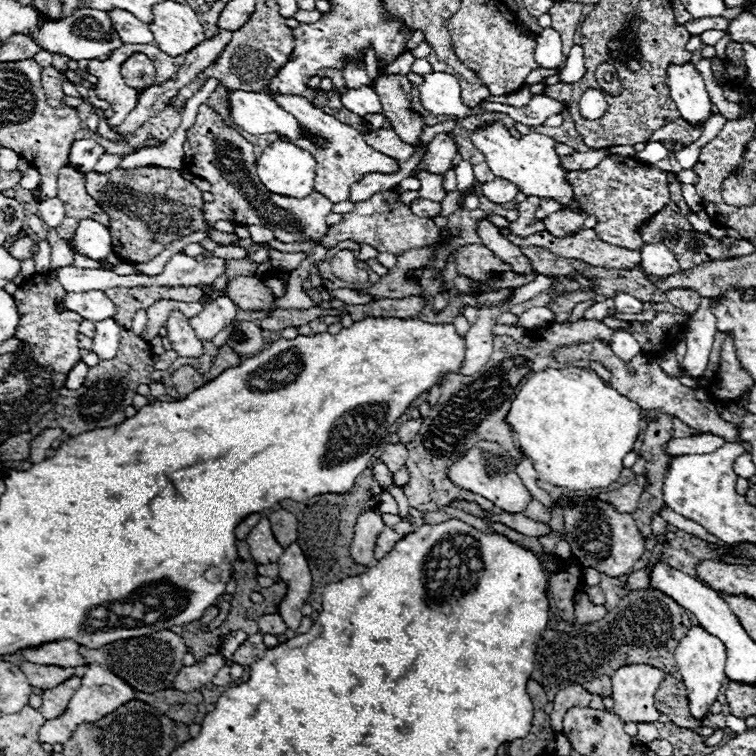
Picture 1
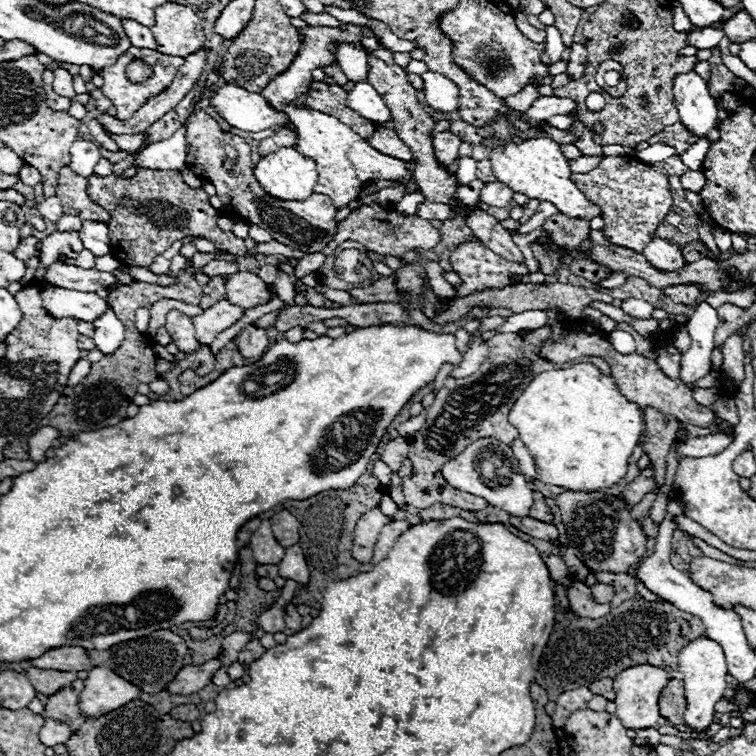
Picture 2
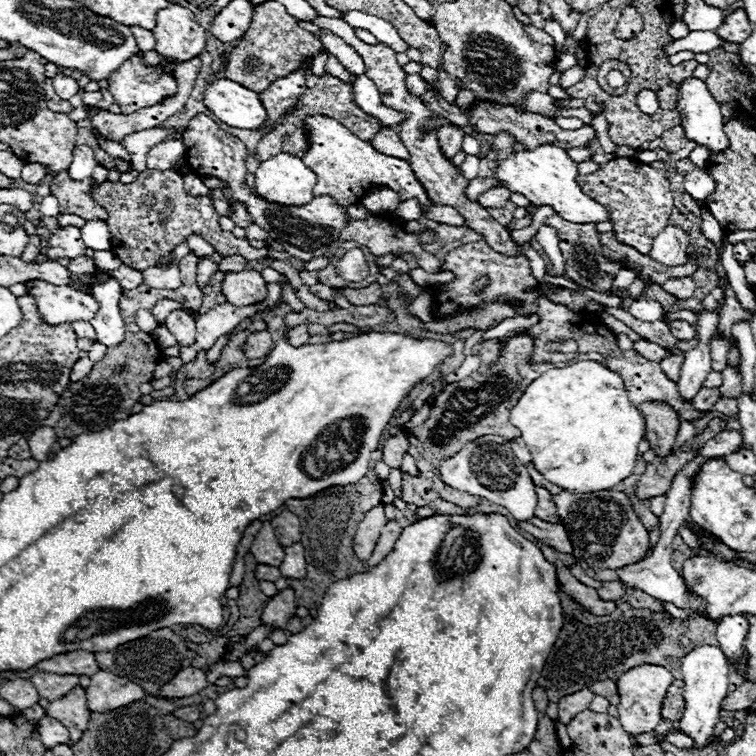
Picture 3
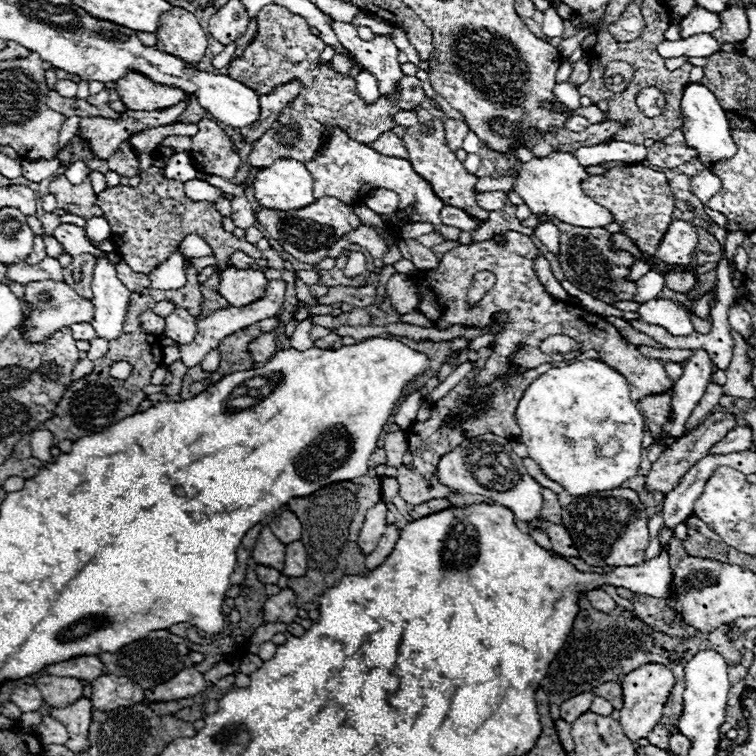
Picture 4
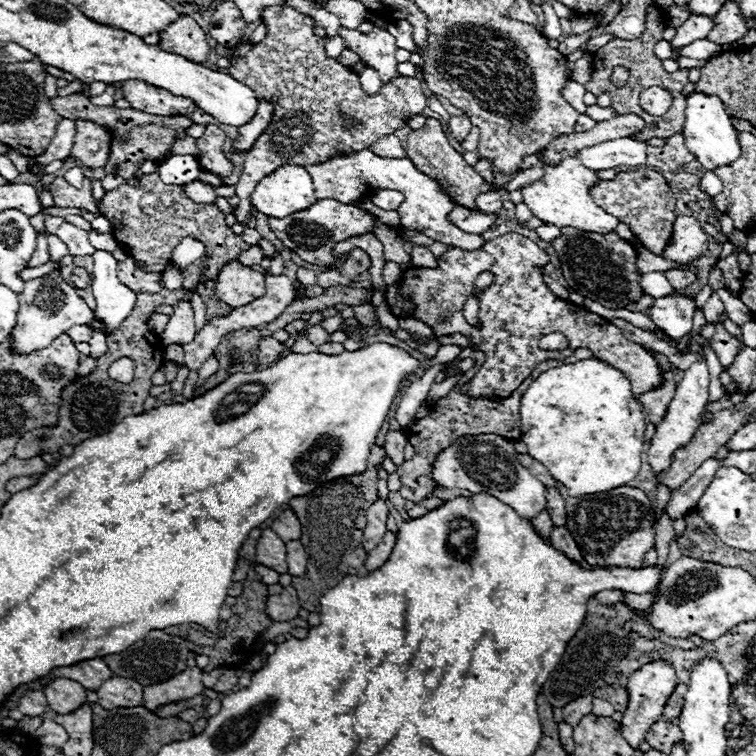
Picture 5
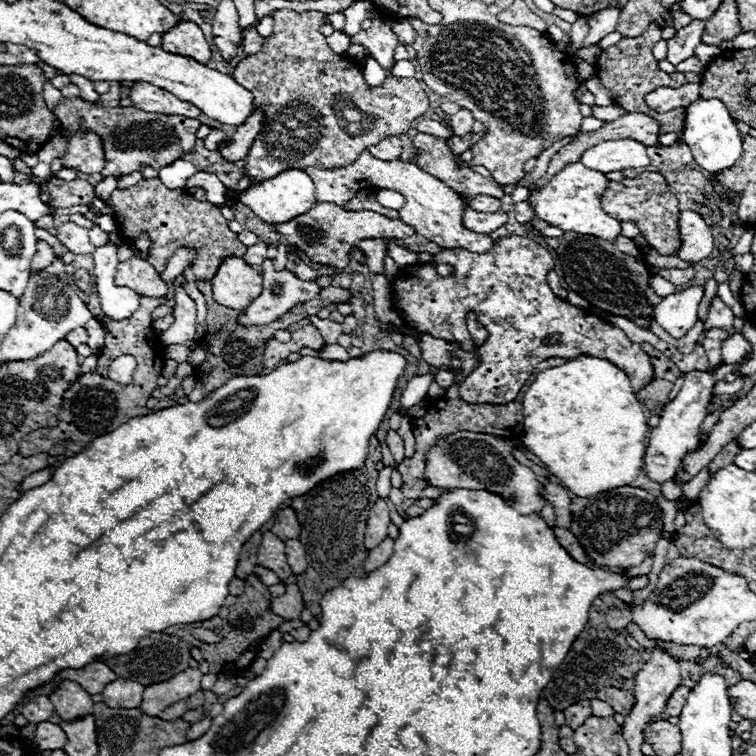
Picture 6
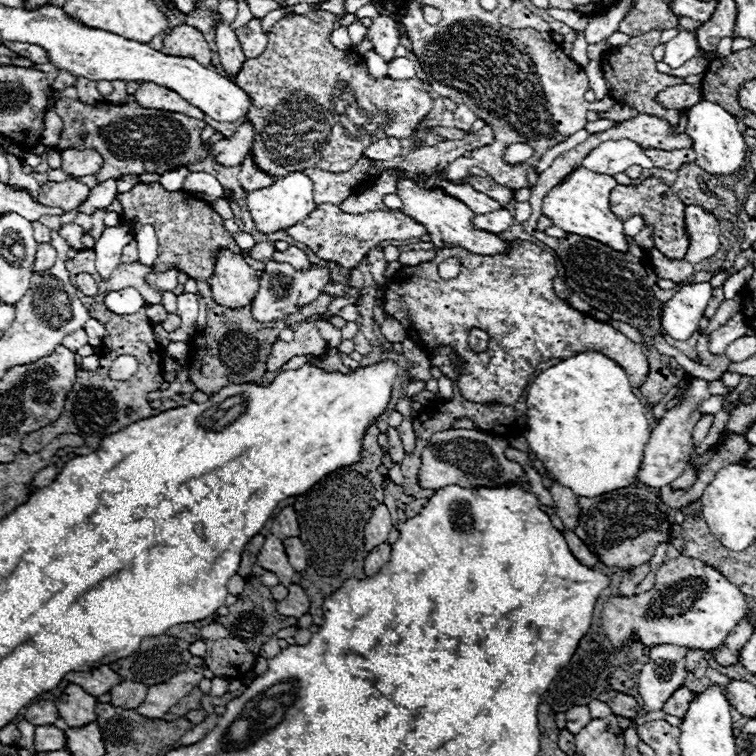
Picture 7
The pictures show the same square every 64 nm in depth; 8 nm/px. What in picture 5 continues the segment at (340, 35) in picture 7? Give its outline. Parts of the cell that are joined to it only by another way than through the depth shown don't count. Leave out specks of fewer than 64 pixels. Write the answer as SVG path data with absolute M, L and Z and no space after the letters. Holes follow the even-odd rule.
M334 36L334 38L328 38L326 40L326 54L328 56L340 56L342 54L342 50L344 50L346 46L344 46L344 40L342 40L342 36Z

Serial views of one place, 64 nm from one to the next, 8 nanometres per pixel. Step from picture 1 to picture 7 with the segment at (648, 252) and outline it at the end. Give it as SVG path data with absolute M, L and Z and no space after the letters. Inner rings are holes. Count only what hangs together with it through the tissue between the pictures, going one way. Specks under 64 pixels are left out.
M686 206L686 232L690 236L690 248L686 260L692 264L712 258L720 248L720 220L714 214L702 210L702 206Z

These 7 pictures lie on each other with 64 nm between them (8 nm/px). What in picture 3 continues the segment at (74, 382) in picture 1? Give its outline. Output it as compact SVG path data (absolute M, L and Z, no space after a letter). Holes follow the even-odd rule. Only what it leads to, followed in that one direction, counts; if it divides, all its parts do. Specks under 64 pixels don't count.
M80 358L80 360L74 364L74 368L72 368L70 380L72 380L72 382L82 380L82 378L92 370L92 366L94 366L94 362L92 362L92 360L88 360L88 358Z

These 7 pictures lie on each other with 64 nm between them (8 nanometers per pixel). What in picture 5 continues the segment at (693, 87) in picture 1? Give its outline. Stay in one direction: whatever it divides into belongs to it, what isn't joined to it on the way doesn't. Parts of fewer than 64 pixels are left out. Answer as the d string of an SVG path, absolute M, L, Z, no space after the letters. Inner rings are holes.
M694 92L692 96L686 98L686 124L682 128L686 146L690 152L696 156L696 160L706 168L706 170L716 170L720 166L730 166L738 156L740 156L740 142L738 142L738 132L730 122L730 116L724 110L724 104L718 96L706 96L700 92Z

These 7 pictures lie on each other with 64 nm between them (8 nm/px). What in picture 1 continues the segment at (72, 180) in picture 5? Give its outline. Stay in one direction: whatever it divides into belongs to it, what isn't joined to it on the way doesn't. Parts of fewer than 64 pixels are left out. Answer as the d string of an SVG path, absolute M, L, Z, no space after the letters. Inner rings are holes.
M76 140L70 148L70 166L82 174L94 170L94 164L104 154L104 148L94 140Z

